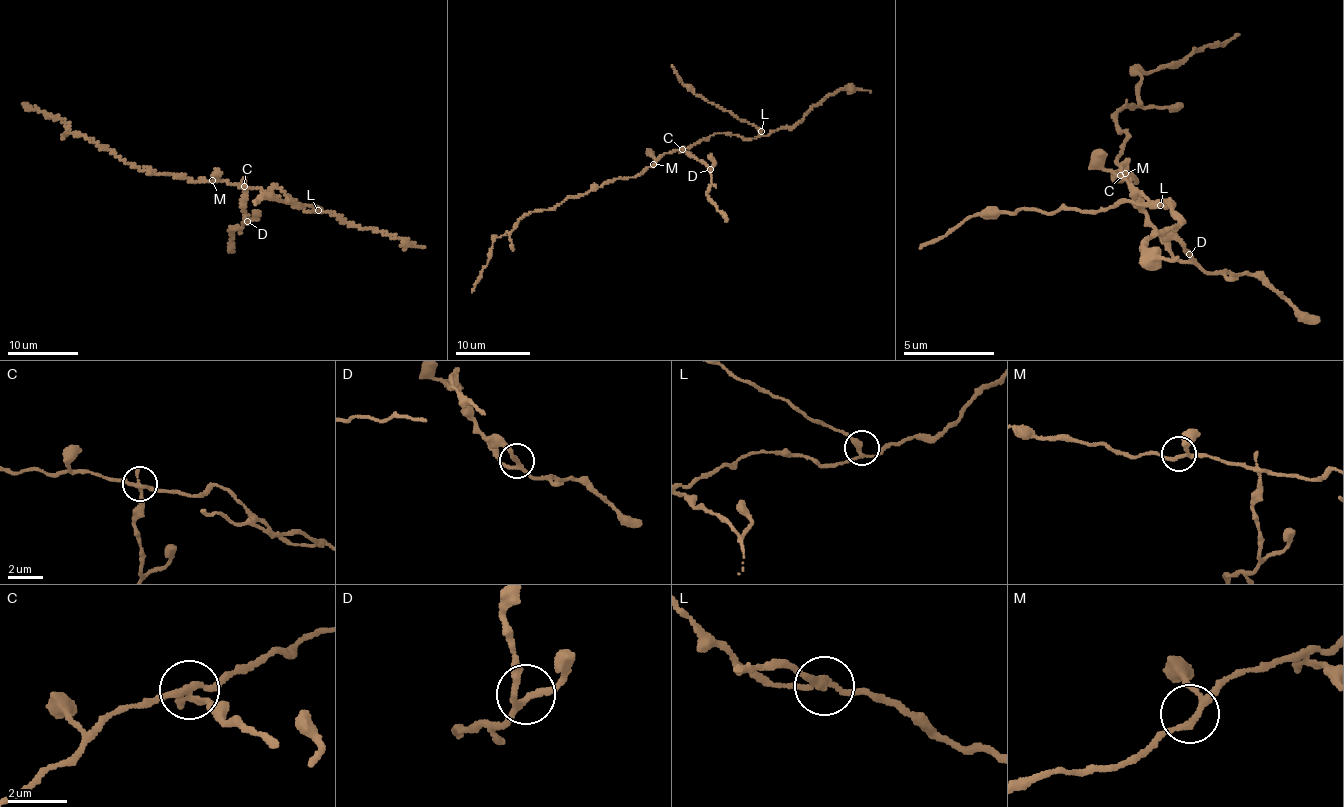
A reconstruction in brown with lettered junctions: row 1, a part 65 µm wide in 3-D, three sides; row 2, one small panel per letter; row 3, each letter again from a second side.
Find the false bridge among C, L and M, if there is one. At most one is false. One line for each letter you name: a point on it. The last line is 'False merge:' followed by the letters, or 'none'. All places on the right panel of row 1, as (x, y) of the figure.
C: (1120, 175)
False merge: C

